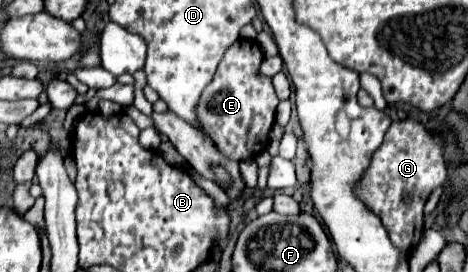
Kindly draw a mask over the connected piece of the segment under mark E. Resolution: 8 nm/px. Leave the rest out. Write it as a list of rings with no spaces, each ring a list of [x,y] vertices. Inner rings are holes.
[[[237,39],[237,43],[225,51],[217,73],[209,87],[205,87],[197,107],[201,125],[211,135],[217,149],[231,161],[249,159],[263,151],[269,143],[269,131],[275,121],[275,107],[279,99],[271,85],[271,77],[259,73],[261,61],[263,51],[257,41]]]

